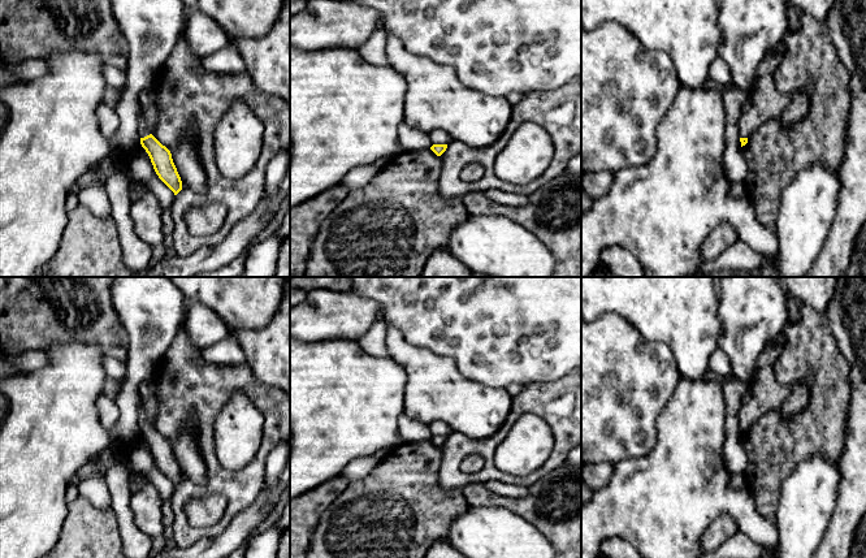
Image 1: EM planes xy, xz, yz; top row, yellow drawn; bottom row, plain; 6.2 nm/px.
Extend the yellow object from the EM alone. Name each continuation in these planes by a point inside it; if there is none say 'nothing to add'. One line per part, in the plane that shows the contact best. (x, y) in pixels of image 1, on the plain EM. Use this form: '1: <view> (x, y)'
1: xy (143, 420)

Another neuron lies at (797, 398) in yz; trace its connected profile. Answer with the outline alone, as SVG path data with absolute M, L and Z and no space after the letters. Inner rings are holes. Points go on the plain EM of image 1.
M802 382L789 384L789 394L783 401L781 406L776 410L778 414L785 420L802 411L809 402L809 388Z

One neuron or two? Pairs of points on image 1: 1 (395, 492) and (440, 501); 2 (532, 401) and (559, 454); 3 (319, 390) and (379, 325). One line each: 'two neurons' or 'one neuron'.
1: one neuron
2: one neuron
3: two neurons

